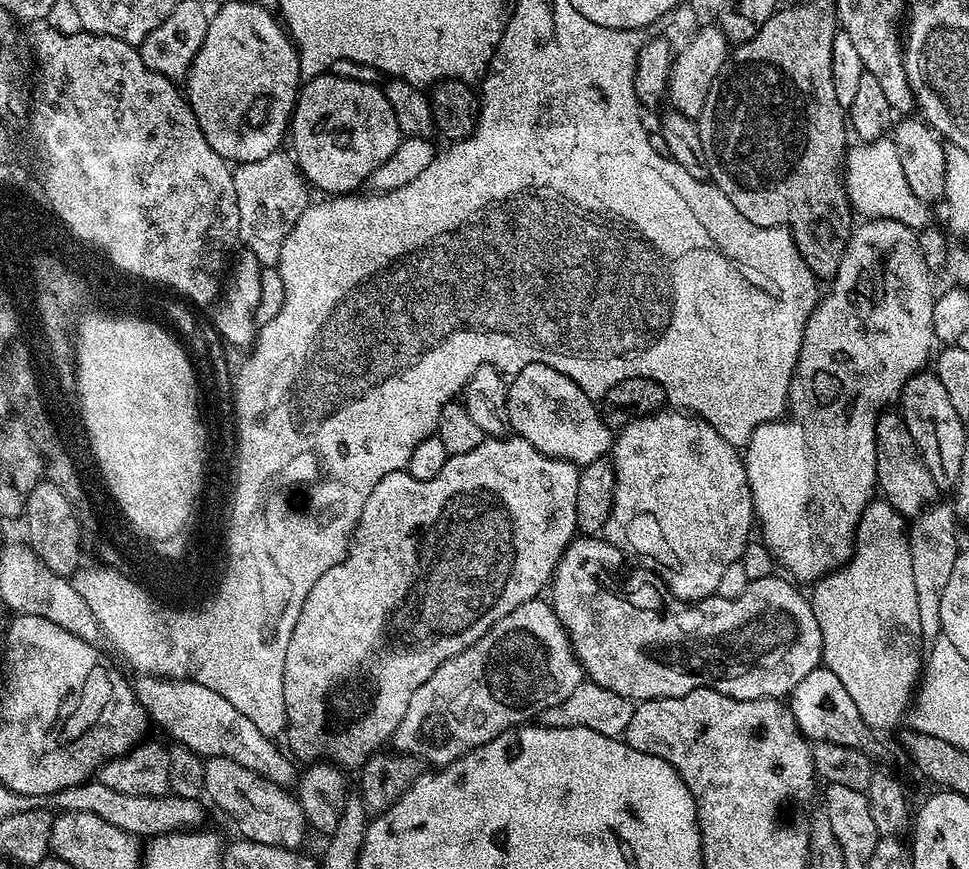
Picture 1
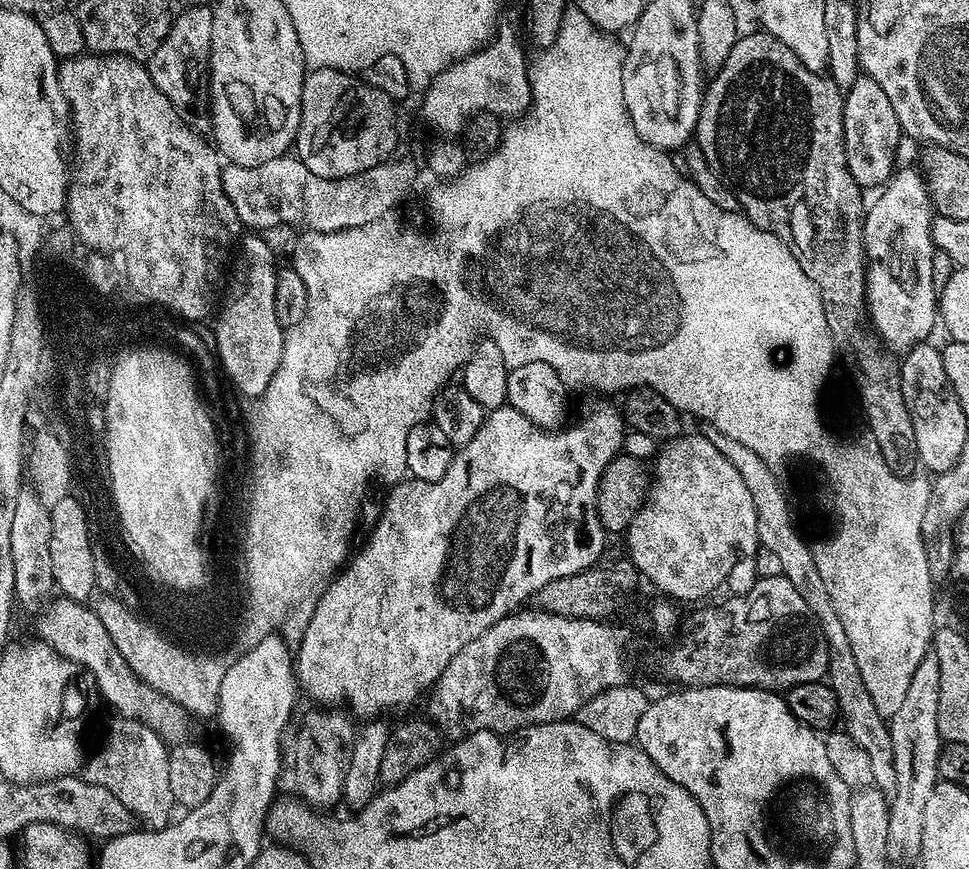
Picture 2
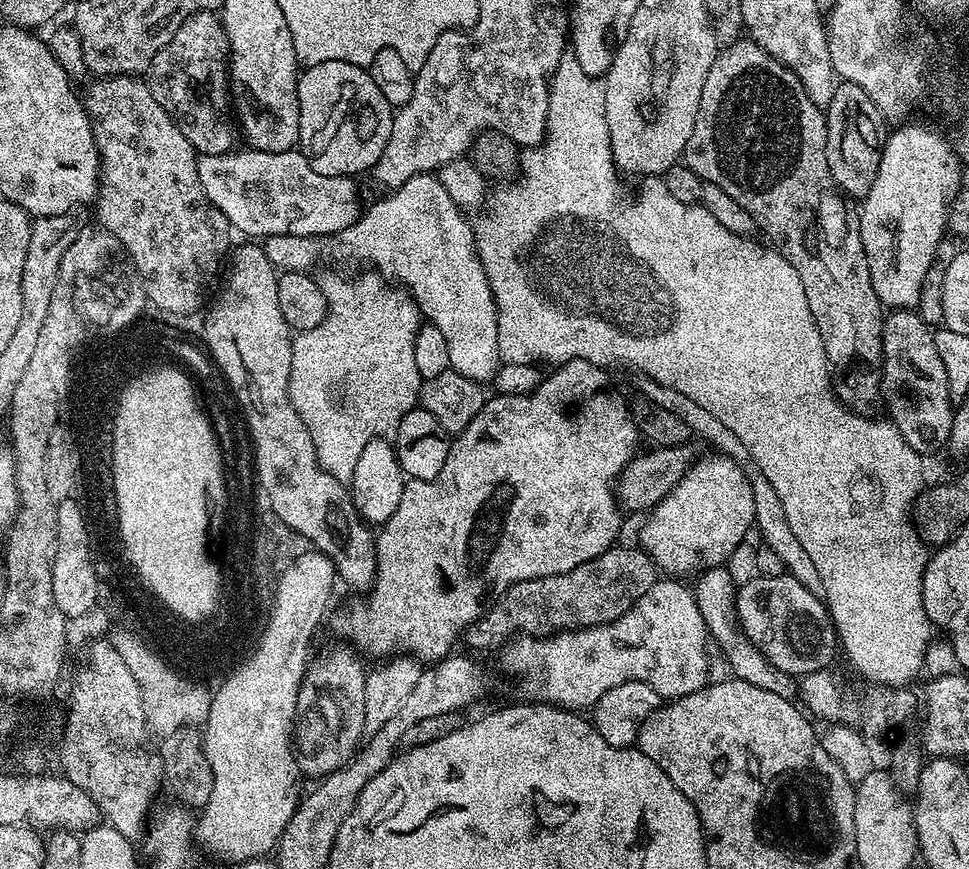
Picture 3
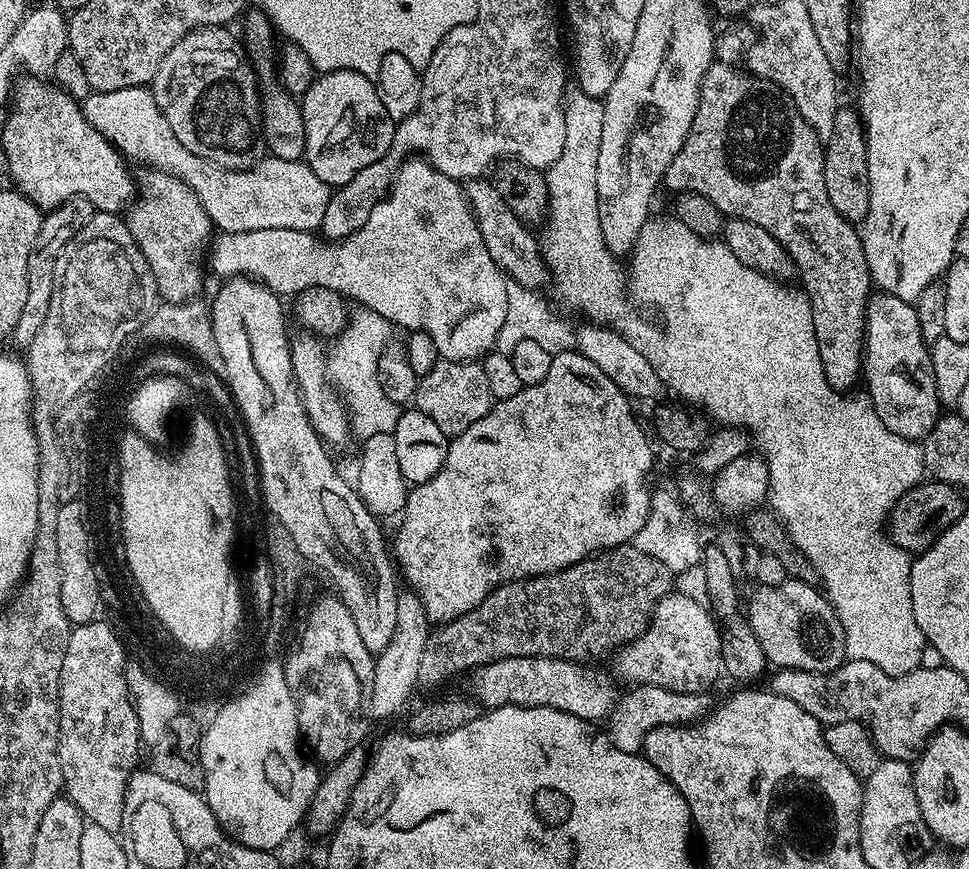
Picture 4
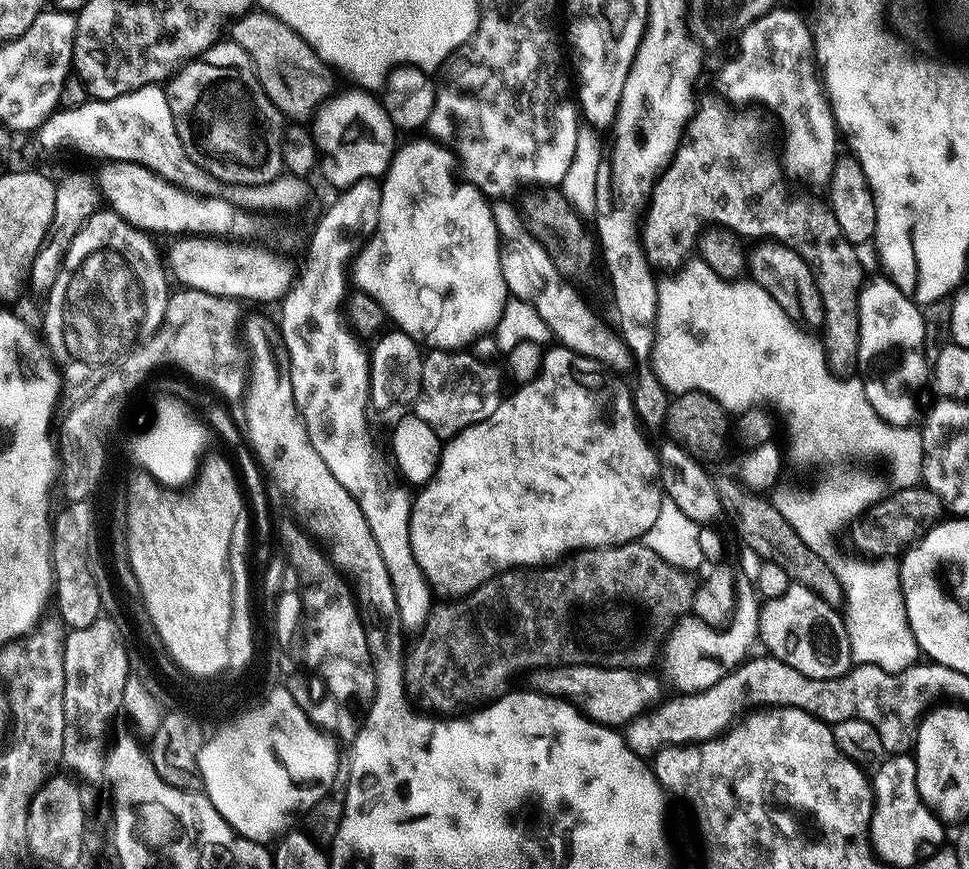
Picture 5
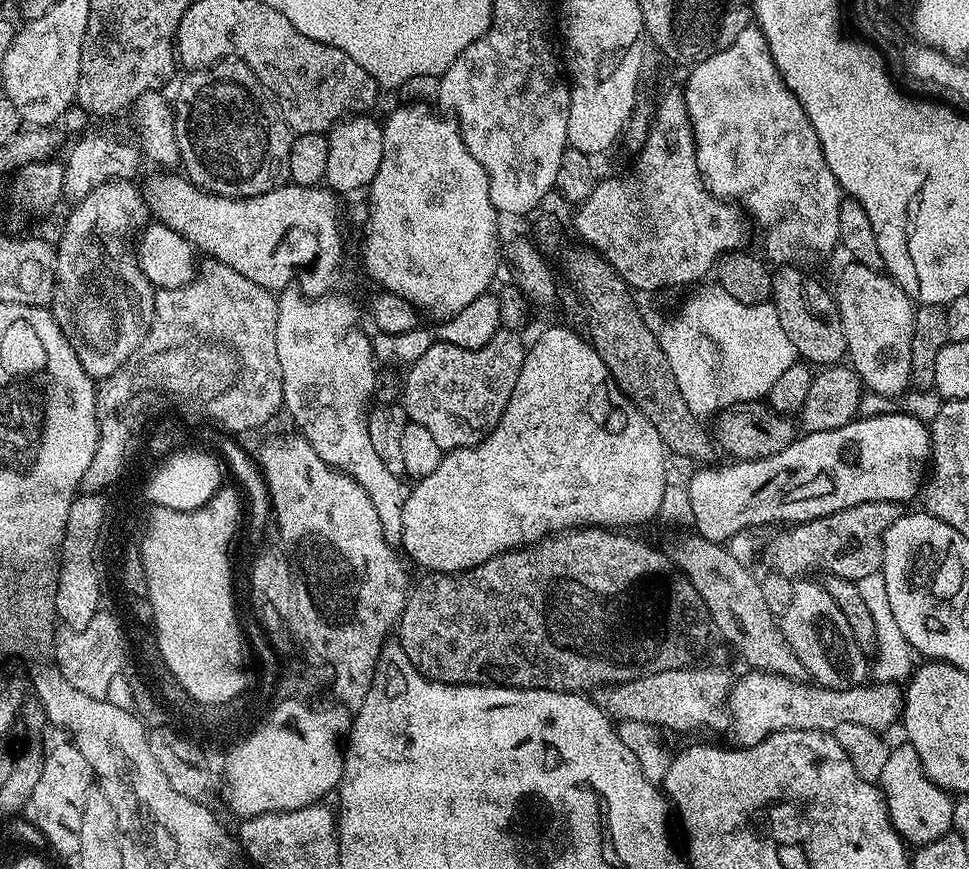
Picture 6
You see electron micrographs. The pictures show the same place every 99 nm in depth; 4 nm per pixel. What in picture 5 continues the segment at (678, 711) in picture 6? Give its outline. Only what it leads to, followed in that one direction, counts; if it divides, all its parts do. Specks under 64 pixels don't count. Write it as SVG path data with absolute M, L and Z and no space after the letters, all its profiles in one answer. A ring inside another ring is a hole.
M567 664L539 671L535 675L535 687L545 696L557 696L559 700L568 701L594 722L619 729L621 726L627 726L634 717L641 716L661 699L660 680L651 676L652 674L648 670L627 666Z

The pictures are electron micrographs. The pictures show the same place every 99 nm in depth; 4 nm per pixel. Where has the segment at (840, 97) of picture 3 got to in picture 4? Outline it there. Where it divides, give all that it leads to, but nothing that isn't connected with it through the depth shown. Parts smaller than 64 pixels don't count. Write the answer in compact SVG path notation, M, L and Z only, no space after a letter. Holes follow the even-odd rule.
M837 107L834 114L832 132L826 137L824 150L824 177L826 194L842 218L851 224L859 225L868 216L870 206L870 166L868 165L868 138L864 130L864 121L855 107Z

